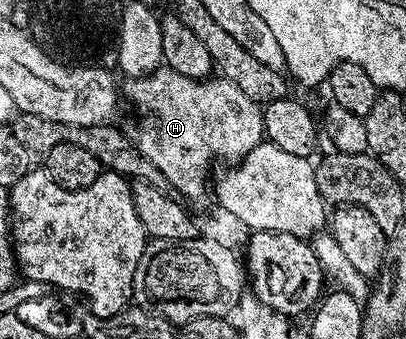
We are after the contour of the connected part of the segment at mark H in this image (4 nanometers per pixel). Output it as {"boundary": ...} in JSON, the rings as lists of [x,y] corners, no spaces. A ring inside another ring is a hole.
{"boundary":[[[159,67],[133,85],[134,109],[142,116],[136,136],[138,150],[162,172],[167,186],[175,194],[183,193],[178,195],[187,202],[205,195],[206,176],[217,157],[237,163],[264,140],[263,106],[221,75],[197,81]]]}

